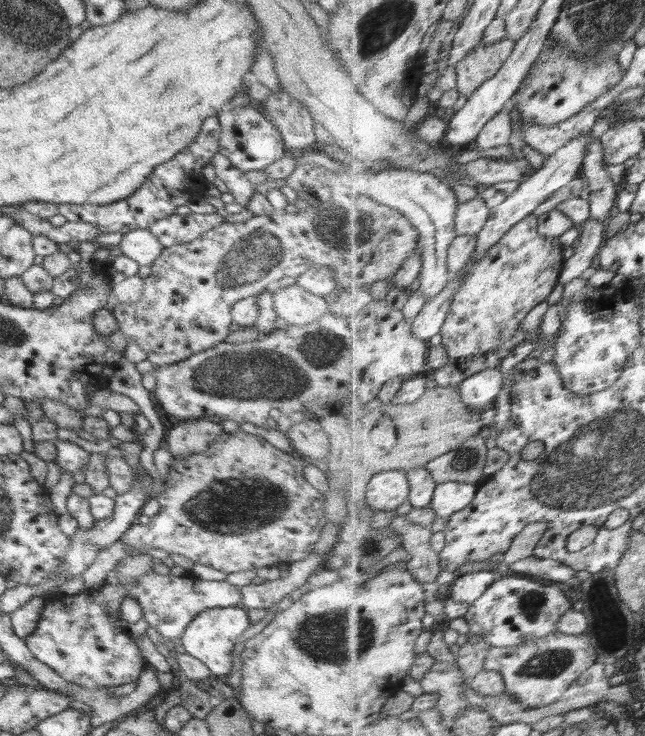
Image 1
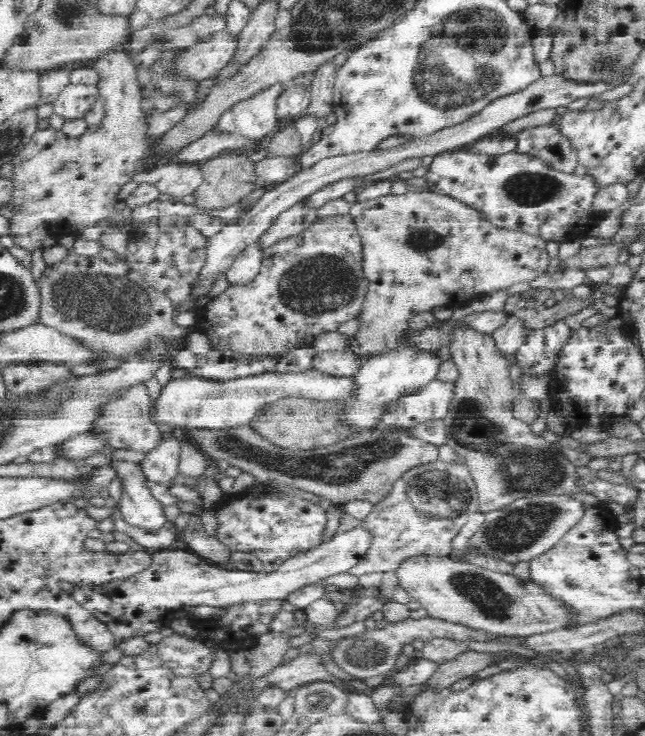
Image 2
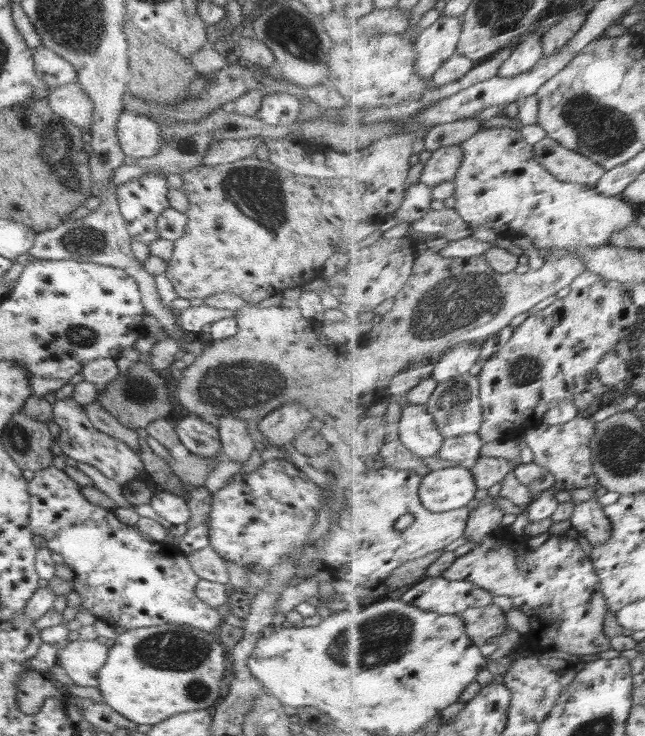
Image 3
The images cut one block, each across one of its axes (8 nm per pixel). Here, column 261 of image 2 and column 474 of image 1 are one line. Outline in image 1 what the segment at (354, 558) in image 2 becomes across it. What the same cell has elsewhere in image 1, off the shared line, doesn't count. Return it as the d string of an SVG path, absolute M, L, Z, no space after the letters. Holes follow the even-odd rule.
M494 569L462 574L450 587L449 596L456 602L467 602L472 605L482 598L489 586L497 580Z

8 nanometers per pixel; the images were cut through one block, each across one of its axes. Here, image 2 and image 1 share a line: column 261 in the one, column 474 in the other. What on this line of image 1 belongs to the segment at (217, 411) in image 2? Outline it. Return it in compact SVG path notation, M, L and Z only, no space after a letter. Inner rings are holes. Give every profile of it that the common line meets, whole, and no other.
M499 367L468 378L458 388L462 392L464 403L472 410L481 412L492 407L504 381L504 374Z

